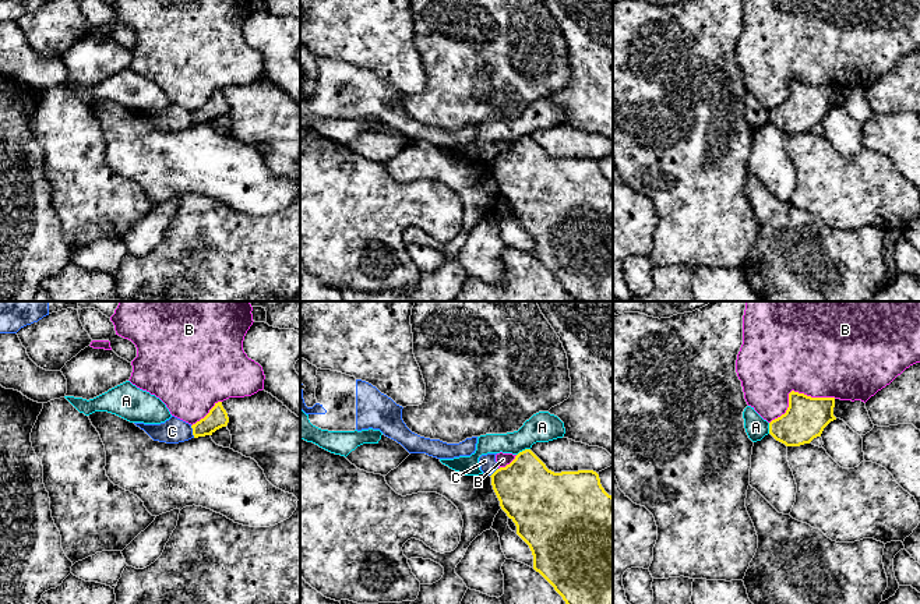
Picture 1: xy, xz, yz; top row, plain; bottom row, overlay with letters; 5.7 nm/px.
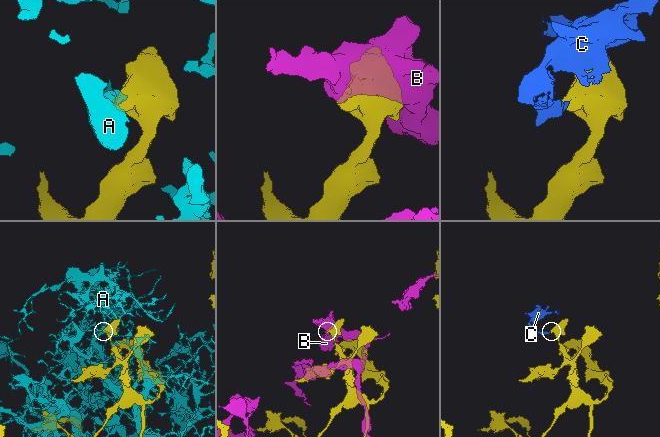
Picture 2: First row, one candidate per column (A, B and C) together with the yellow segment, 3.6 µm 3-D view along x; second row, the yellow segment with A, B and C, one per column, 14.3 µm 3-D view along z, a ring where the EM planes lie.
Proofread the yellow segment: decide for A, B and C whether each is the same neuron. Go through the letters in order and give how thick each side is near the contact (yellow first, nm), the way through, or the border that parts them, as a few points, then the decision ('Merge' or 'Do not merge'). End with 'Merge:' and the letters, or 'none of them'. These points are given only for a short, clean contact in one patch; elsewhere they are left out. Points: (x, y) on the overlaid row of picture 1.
A: Thickness 360 nm (yellow) against 180 nm. Do not merge
B: Thickness 240 nm (yellow) against 480 nm. Do not merge
C: Thickness 120 nm (yellow) against 140 nm. Boundary: xy (190, 426), (194, 437). Do not merge
Merge: none of them

